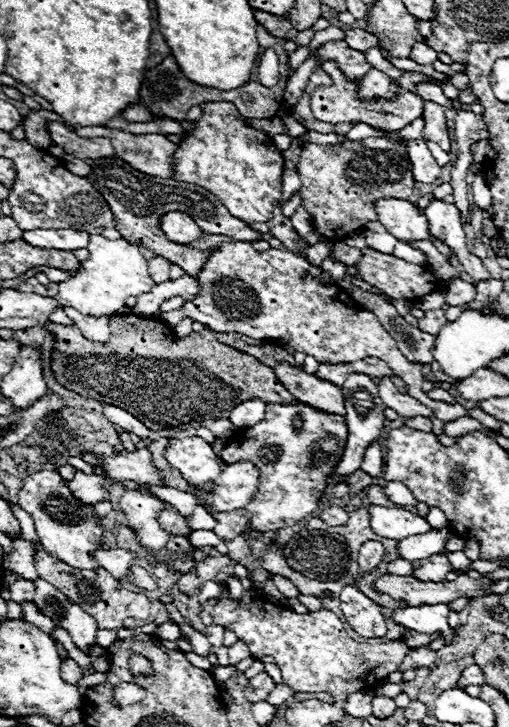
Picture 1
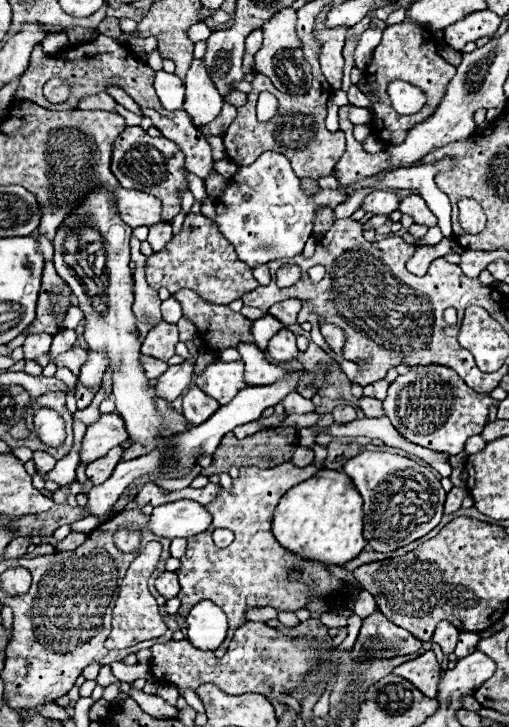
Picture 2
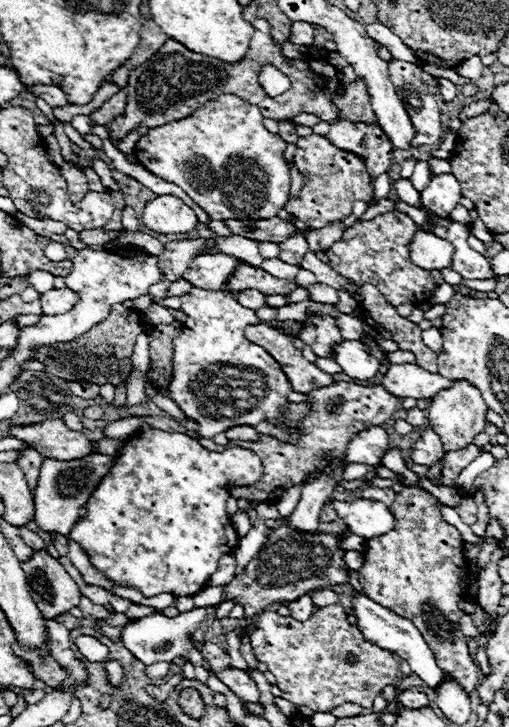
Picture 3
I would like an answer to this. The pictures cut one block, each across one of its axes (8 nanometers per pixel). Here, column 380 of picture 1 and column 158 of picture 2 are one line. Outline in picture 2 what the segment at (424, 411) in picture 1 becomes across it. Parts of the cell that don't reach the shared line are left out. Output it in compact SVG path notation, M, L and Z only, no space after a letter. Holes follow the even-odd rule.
M190 362L170 366L156 382L156 396L174 402L190 386L192 376L194 376L194 364Z

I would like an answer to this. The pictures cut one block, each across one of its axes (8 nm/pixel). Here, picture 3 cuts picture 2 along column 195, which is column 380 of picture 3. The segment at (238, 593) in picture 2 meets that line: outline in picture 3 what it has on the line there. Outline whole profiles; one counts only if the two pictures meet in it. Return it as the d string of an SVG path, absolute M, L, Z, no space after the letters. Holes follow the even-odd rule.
M420 488L402 490L396 494L396 500L390 508L396 516L396 528L384 536L368 540L370 548L364 552L366 562L358 570L360 584L372 600L394 610L402 618L412 620L426 644L432 648L436 662L446 672L446 676L458 682L462 690L472 696L480 682L480 670L470 658L466 636L460 632L460 626L446 626L446 620L458 624L458 618L464 614L458 608L458 600L464 598L464 592L460 590L460 578L468 568L468 562L462 554L464 540L452 524L444 522L438 508L434 506L434 498Z

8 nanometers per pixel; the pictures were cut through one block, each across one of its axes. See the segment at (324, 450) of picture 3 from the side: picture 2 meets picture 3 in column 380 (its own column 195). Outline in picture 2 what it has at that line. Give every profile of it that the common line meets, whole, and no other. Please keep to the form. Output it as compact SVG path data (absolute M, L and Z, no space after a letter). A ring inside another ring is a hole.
M196 385L192 386L183 397L182 413L192 424L202 424L218 408L220 404L216 404L216 400L212 400L210 396L204 396L204 392L198 392Z

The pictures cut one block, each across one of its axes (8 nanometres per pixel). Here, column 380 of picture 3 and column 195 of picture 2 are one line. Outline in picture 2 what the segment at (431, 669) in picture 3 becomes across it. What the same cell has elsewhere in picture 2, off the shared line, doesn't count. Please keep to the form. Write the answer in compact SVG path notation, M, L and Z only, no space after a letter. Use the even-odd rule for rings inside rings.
M202 600L200 604L196 604L190 610L186 624L188 640L198 650L216 650L224 642L228 630L224 612L210 600Z

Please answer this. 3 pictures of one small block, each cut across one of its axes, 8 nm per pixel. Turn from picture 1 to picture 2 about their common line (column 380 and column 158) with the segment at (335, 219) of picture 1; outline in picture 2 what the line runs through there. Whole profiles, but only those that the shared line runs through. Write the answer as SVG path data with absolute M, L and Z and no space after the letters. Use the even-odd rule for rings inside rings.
M128 126L114 142L112 150L112 174L118 178L120 186L126 190L148 192L162 200L162 218L170 222L180 212L178 190L188 190L184 176L184 154L166 138L152 138L140 126Z

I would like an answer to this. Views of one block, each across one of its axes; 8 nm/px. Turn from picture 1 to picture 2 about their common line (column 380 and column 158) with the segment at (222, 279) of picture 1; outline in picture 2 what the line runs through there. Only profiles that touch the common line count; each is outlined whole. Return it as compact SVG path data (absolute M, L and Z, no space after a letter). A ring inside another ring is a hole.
M162 320L148 332L146 342L142 344L142 354L166 362L170 356L174 356L176 344L178 344L178 326Z

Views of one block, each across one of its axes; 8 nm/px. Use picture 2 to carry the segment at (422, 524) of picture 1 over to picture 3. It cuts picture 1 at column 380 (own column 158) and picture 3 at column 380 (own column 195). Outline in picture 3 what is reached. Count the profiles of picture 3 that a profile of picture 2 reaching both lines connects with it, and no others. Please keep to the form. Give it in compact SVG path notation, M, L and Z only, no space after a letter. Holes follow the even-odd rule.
M362 498L356 502L333 501L333 506L336 514L346 520L346 526L356 536L374 538L396 528L396 518L382 502Z

